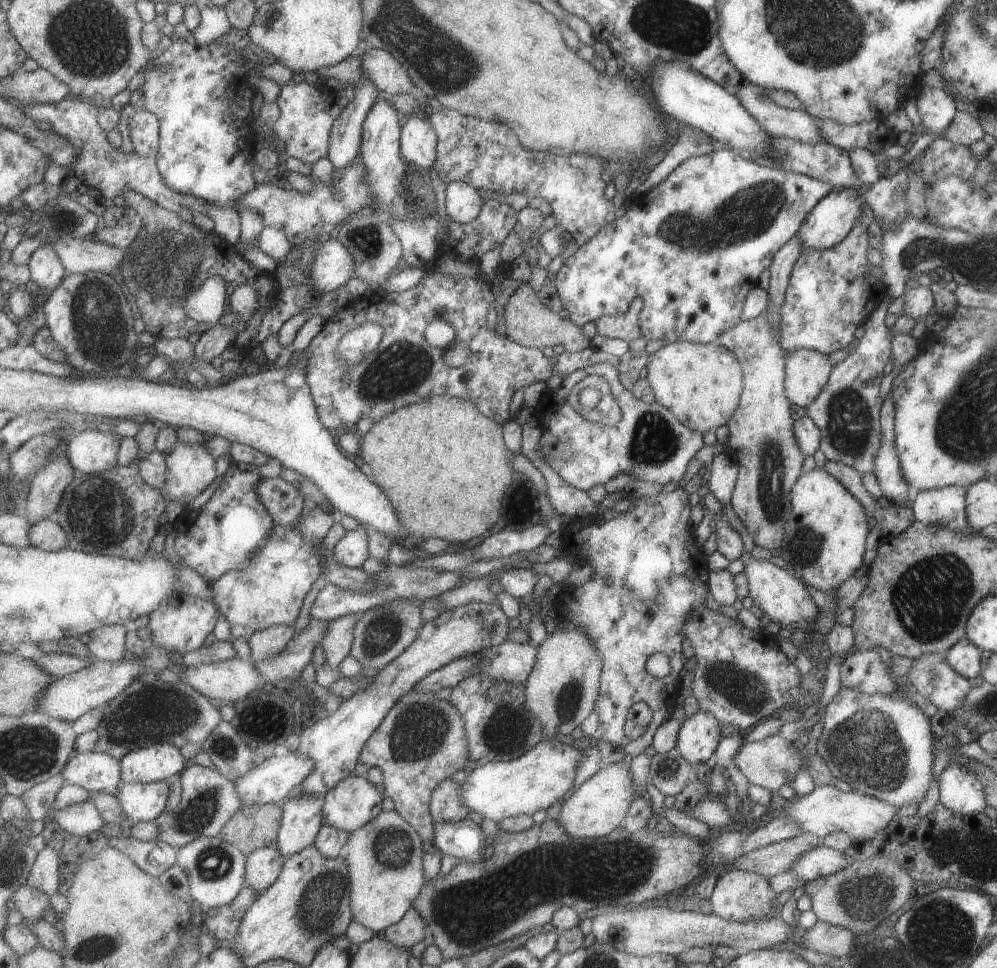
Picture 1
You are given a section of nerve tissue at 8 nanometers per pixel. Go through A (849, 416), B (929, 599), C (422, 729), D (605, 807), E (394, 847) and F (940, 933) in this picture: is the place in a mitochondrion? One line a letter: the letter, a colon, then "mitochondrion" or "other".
A: mitochondrion
B: mitochondrion
C: mitochondrion
D: other
E: mitochondrion
F: mitochondrion

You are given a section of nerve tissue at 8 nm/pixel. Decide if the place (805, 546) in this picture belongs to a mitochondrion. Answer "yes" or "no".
yes

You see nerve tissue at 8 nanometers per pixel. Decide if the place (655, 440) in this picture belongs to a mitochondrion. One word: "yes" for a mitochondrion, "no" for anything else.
yes

